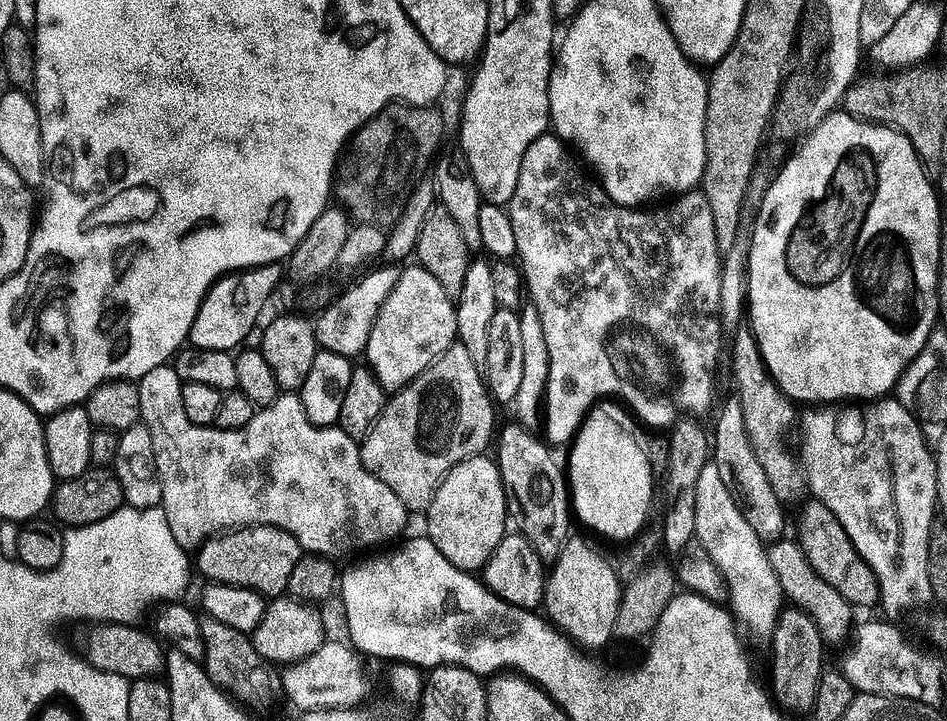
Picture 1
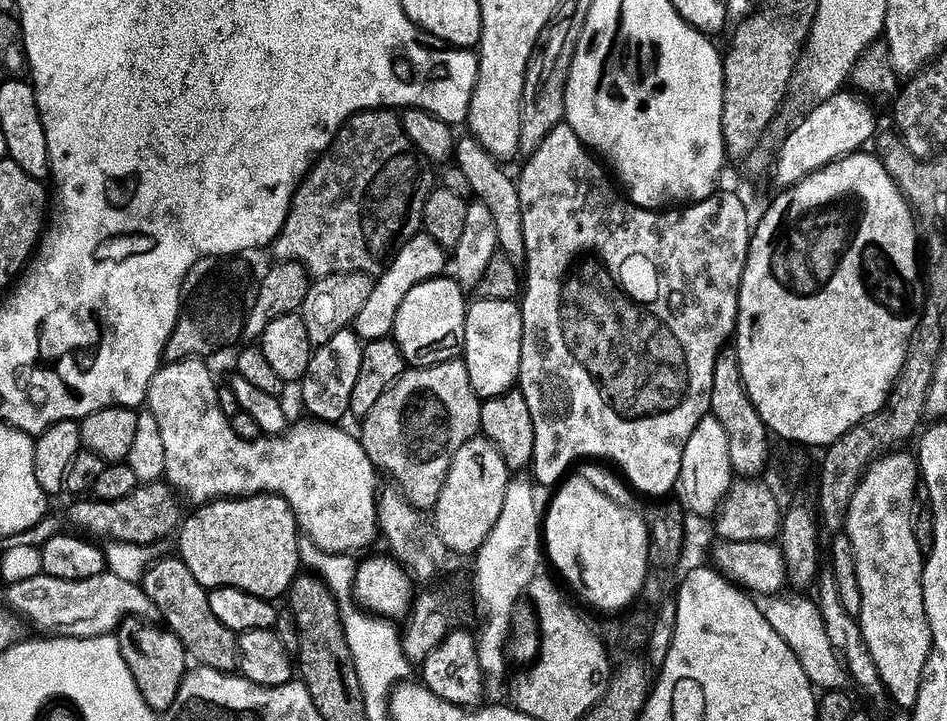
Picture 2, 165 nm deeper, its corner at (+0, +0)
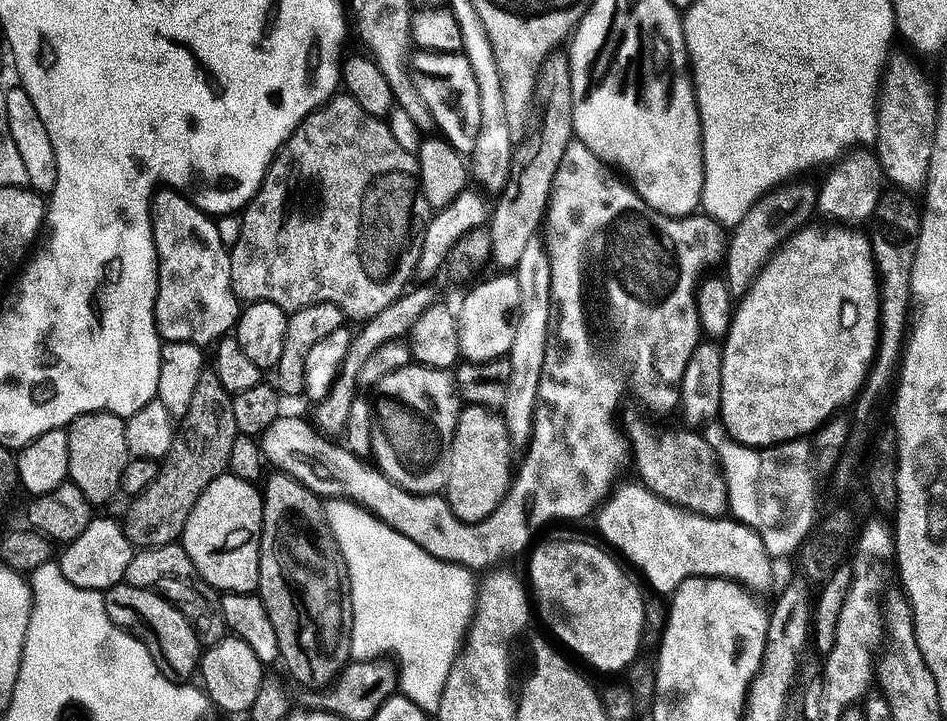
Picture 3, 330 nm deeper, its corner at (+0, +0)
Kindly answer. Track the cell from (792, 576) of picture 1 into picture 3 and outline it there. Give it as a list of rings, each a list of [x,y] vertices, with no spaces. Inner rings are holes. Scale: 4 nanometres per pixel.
[[[636,420],[626,428],[630,448],[634,455],[634,466],[640,470],[639,479],[658,498],[696,516],[729,515],[728,483],[724,480],[724,468],[720,465],[714,446],[696,430],[686,432],[664,432],[660,437],[644,420]]]

